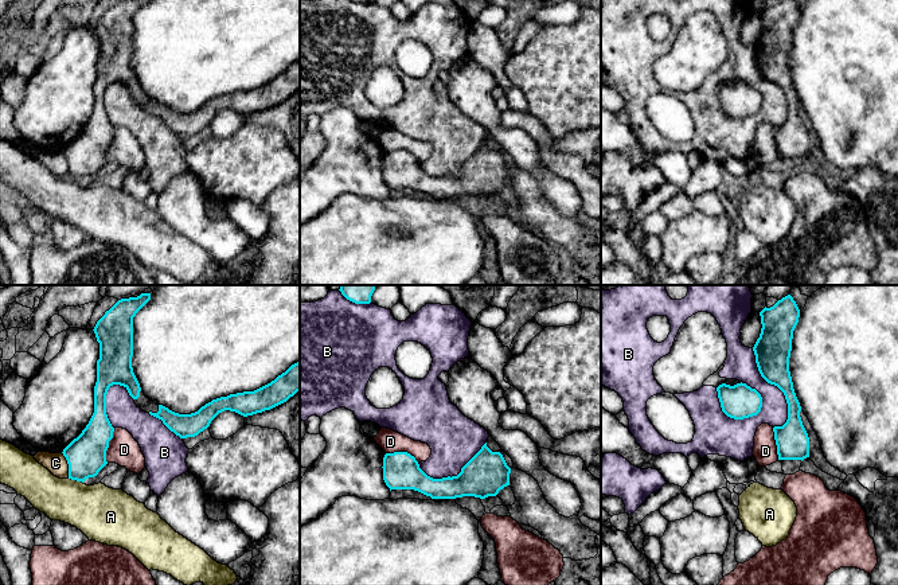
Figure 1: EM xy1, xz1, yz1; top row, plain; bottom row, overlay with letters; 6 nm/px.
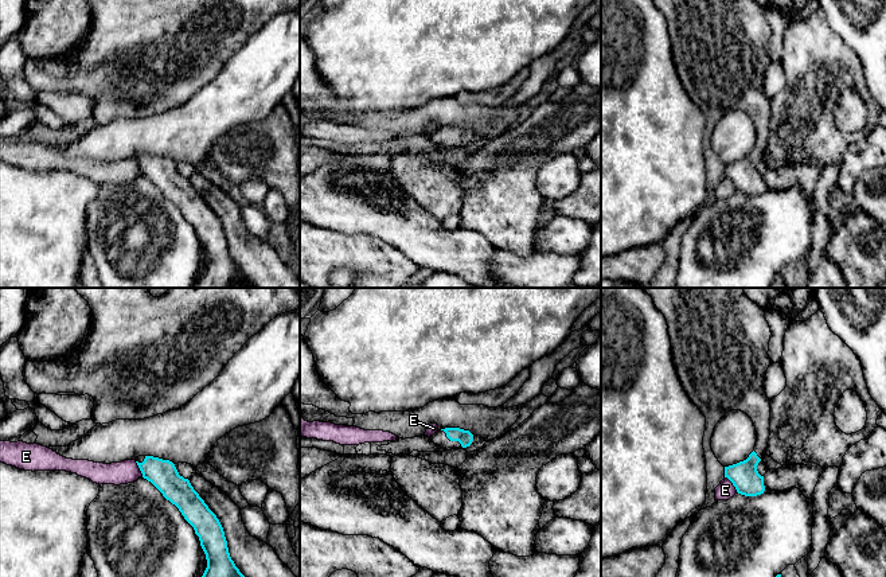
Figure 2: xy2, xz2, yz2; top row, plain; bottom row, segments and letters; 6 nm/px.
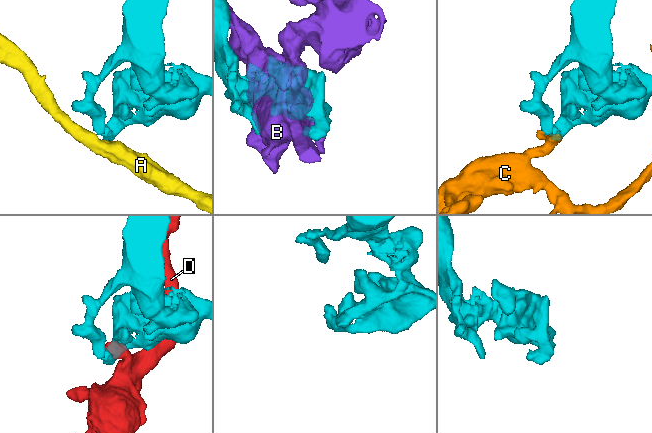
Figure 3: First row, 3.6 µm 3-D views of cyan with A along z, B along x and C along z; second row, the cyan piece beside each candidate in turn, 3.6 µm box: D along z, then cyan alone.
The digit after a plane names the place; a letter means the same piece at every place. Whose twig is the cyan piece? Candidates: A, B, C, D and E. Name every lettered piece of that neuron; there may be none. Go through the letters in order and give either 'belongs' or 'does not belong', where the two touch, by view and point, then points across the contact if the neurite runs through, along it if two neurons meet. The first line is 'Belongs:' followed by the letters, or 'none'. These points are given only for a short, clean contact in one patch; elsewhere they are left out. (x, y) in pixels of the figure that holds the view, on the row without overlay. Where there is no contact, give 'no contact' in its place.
Belongs: none
A: does not belong; contact xy1 (75, 178); border xy1 (69, 176), (82, 182)
B: does not belong; contact yz1 (730, 116)
C: does not belong; contact xy1 (69, 164); border xy1 (62, 151), (67, 163), (69, 176)
D: does not belong; contact xy1 (108, 144); border xy1 (114, 127), (106, 149), (106, 160)
E: does not belong; contact yz2 (733, 183)

